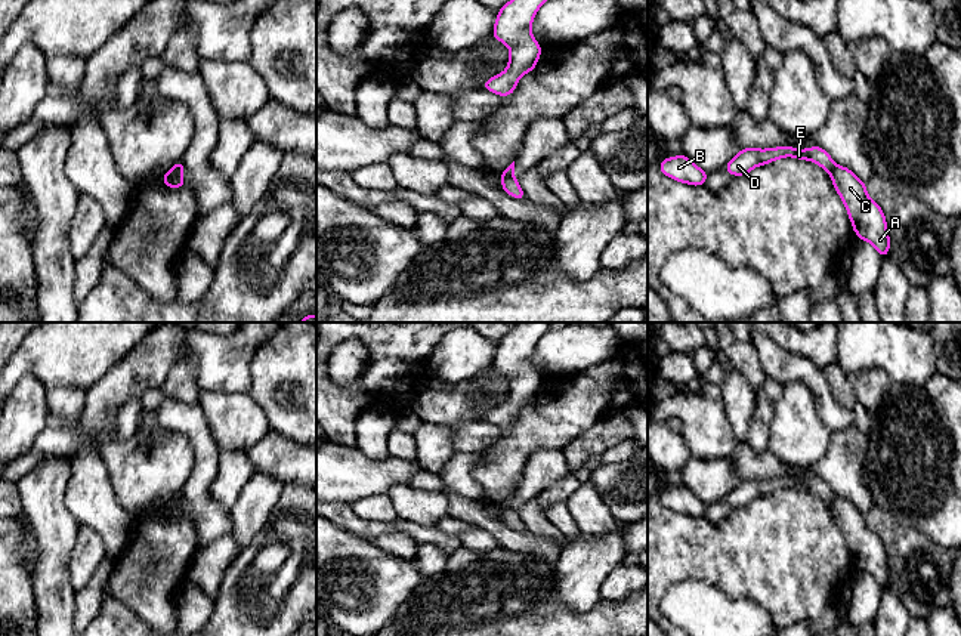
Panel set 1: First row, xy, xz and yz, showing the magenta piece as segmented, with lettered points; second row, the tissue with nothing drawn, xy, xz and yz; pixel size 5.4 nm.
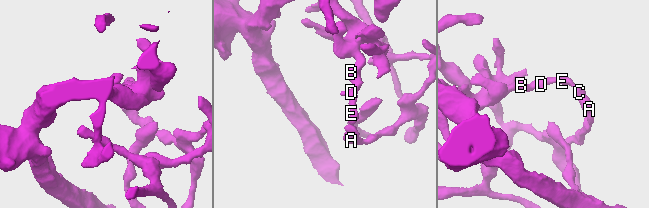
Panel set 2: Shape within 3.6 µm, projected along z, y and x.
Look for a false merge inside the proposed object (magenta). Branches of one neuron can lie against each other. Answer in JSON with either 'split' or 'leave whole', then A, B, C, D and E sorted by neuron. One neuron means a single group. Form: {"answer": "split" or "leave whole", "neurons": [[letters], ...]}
{"answer": "split", "neurons": [["A", "C"], ["B", "D", "E"]]}

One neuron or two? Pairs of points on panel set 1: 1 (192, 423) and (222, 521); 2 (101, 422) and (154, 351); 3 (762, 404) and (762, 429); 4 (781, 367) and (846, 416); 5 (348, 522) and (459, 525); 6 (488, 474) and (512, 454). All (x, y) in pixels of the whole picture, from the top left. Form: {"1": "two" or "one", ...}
{"1": "one", "2": "one", "3": "one", "4": "one", "5": "two", "6": "one"}

